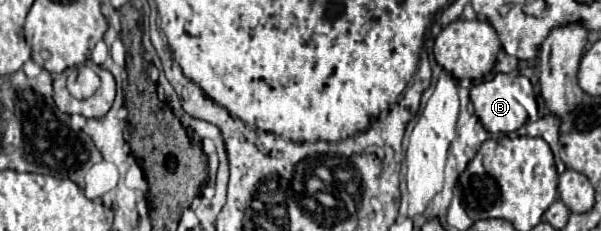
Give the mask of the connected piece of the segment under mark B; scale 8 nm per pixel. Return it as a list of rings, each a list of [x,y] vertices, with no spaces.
[[[518,71],[509,74],[498,73],[488,81],[476,83],[470,89],[470,101],[474,105],[476,117],[482,121],[488,133],[512,133],[512,131],[518,131],[526,121],[535,121],[539,118],[533,86],[530,80]]]

